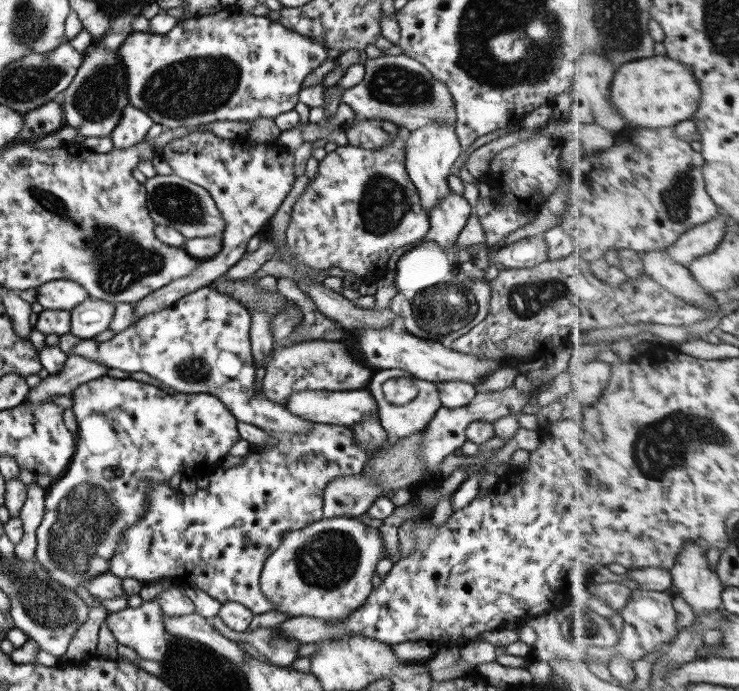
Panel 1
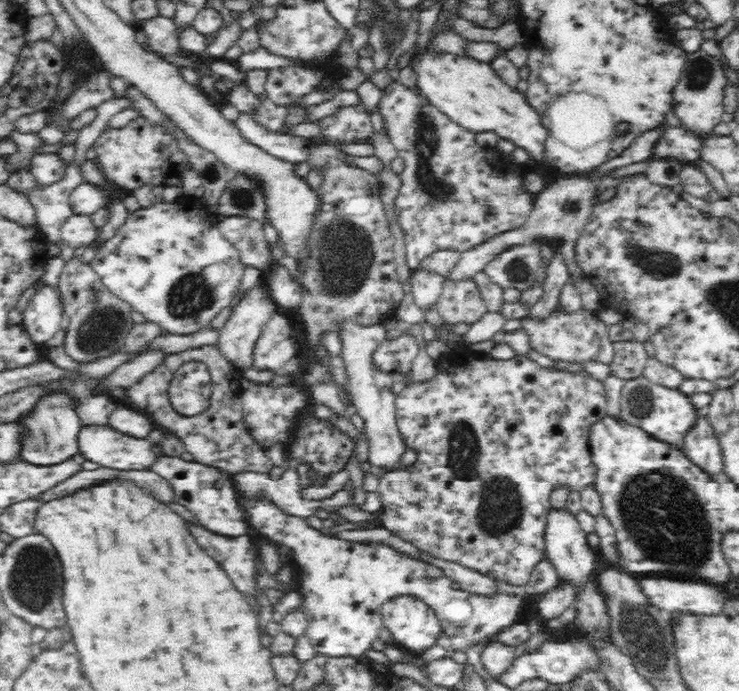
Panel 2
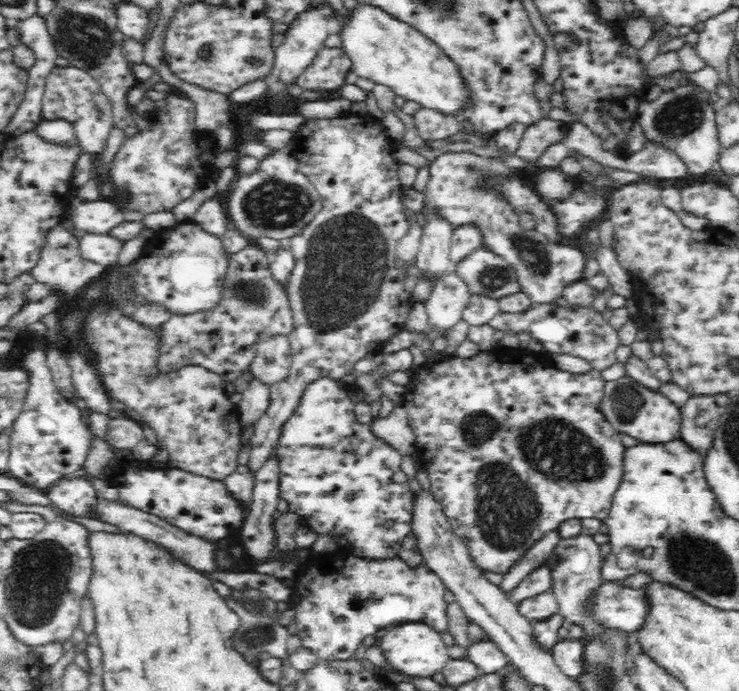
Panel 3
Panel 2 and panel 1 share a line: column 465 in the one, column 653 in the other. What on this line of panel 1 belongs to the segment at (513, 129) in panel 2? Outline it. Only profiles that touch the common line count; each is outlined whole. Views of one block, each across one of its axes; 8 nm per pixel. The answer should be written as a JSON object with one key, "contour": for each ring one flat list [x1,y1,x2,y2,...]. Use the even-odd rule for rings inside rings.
{"contour":[[668,54,627,63,618,70,612,85,614,105,630,124,638,124,636,127,676,127,693,118,701,108,702,98,704,91,695,70]]}

